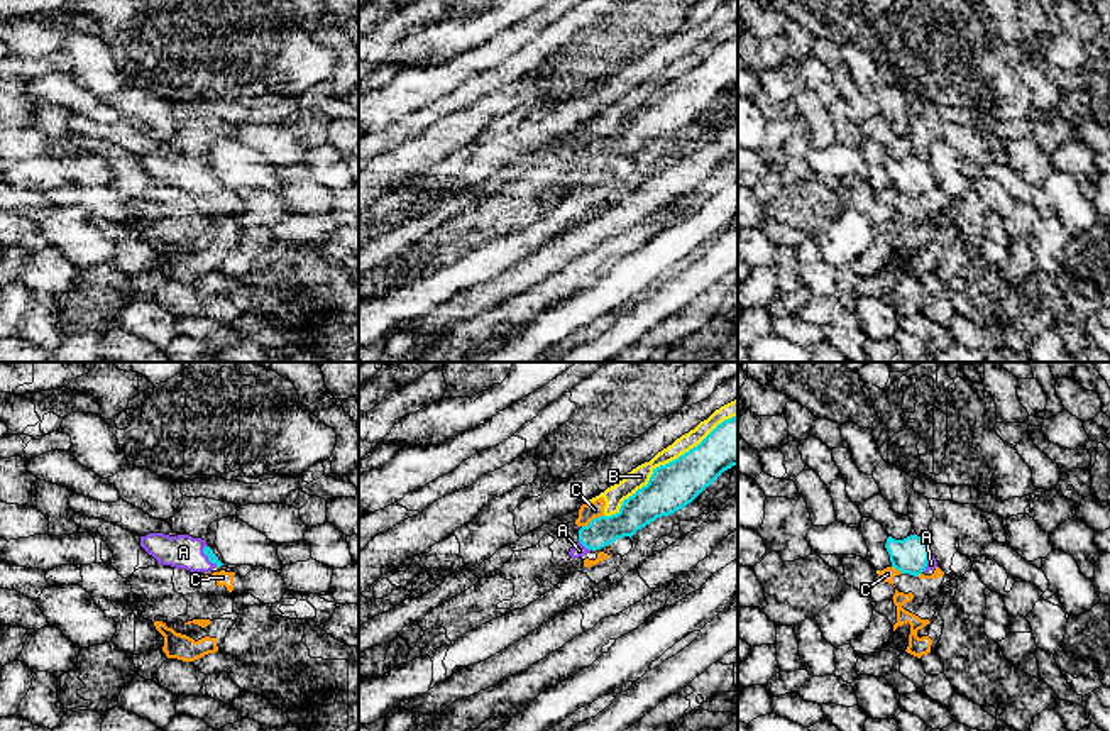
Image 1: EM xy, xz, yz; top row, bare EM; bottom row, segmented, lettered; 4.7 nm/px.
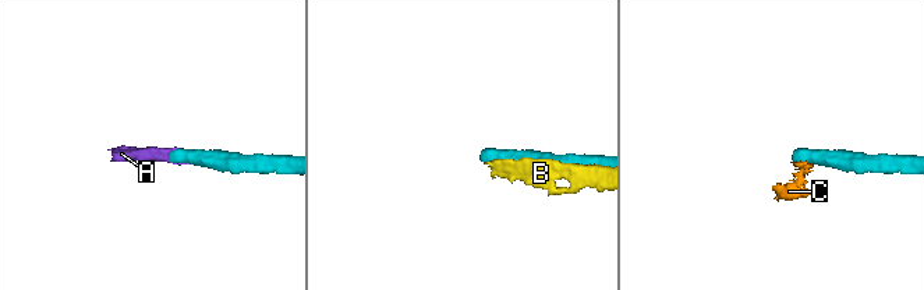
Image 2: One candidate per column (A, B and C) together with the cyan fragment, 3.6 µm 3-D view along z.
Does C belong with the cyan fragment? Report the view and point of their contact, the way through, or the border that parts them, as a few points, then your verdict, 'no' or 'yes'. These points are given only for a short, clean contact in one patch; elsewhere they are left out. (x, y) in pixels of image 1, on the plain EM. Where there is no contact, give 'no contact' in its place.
contact xz (593, 141); border xz (603, 136), (582, 148); no

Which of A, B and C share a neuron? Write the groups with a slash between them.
A / B C

